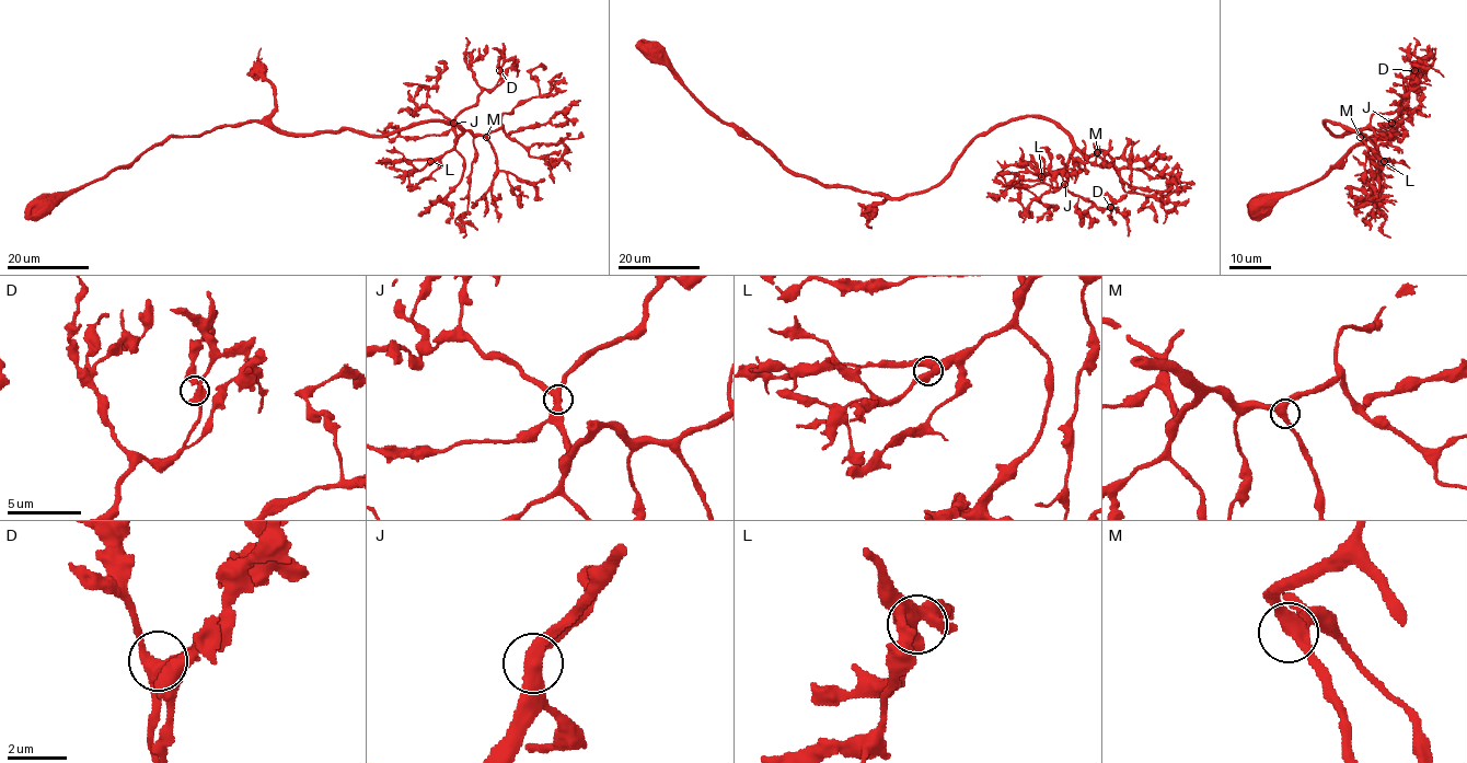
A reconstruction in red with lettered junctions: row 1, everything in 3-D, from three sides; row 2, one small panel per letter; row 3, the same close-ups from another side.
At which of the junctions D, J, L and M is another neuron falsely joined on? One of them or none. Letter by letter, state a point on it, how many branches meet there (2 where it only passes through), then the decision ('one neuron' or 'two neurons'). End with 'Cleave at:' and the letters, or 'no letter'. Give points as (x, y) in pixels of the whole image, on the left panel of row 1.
D: at (499, 70); 3 branches meet; one neuron
J: at (453, 123); 3 branches meet; one neuron
L: at (430, 161); 3 branches meet; one neuron
M: at (486, 137); 3 branches meet; one neuron
Cleave at: no letter

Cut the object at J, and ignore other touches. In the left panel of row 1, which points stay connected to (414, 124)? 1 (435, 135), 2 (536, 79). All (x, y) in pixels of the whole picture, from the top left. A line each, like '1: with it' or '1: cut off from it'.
1: with it
2: with it

